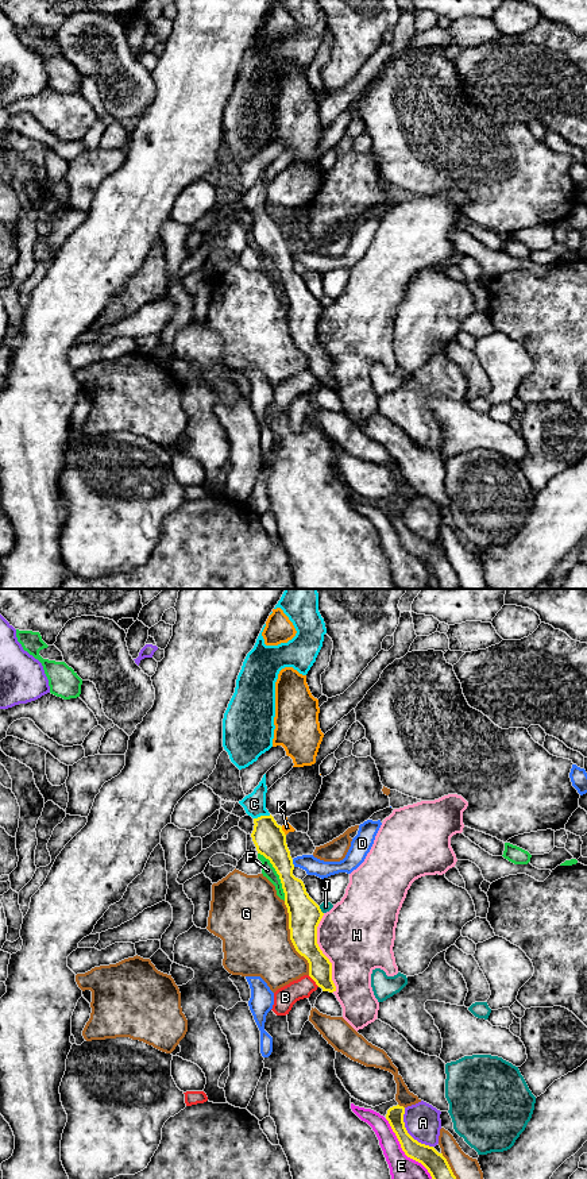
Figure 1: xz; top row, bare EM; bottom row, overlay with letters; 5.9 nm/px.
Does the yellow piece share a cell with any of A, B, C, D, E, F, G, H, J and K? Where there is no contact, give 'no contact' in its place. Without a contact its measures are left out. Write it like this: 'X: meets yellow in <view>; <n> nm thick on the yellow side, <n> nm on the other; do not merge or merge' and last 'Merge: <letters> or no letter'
A: meets yellow in xz; 120 nm thick on the yellow side, 220 nm on the other; do not merge
B: meets yellow in xz; 150 nm thick on the yellow side, 130 nm on the other; do not merge
C: meets yellow in xz; 190 nm thick on the yellow side, 140 nm on the other; merge
D: meets yellow in xz; 190 nm thick on the yellow side, 110 nm on the other; do not merge
E: meets yellow in xz; 130 nm thick on the yellow side, 220 nm on the other; do not merge
F: meets yellow in xz; 190 nm thick on the yellow side, 80 nm on the other; do not merge
G: meets yellow in xz; 190 nm thick on the yellow side, 420 nm on the other; do not merge
H: meets yellow in xz; 190 nm thick on the yellow side, 440 nm on the other; do not merge
J: meets yellow in xz; 190 nm thick on the yellow side, 70 nm on the other; do not merge
K: meets yellow in xz; 190 nm thick on the yellow side, 60 nm on the other; do not merge
Merge: C

